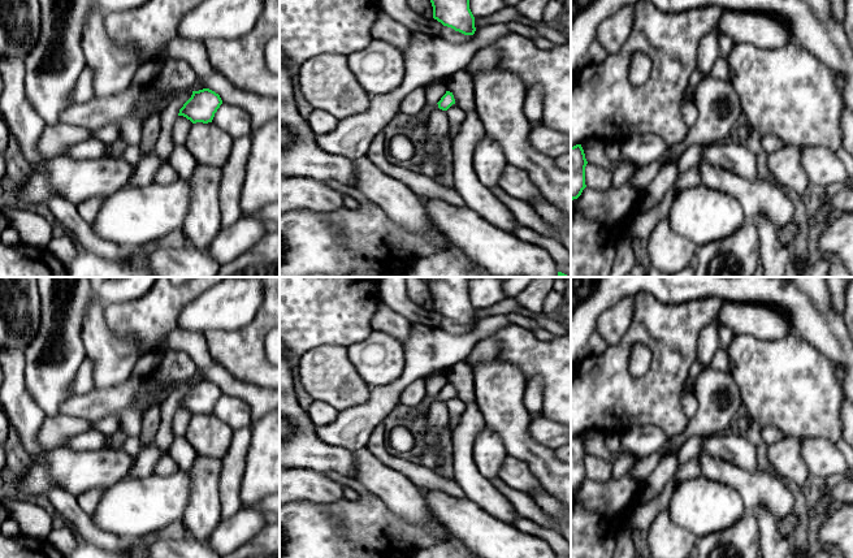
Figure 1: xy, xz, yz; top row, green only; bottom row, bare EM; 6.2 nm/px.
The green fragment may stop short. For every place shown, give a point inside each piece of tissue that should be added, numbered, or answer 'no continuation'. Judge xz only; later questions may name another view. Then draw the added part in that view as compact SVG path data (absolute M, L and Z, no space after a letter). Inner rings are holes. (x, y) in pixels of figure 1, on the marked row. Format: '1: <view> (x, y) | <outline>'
1: xz (428, 108) | M425 104L417 114L429 116L434 109L438 109L438 104Z

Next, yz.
no continuation

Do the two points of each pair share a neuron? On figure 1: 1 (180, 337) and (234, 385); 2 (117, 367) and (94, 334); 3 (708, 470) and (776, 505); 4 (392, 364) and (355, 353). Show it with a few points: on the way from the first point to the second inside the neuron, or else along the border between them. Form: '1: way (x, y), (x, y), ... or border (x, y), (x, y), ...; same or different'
1: way (193, 349), (221, 376); same
2: way (112, 359), (100, 342); same
3: way (724, 472), (760, 488); same
4: way (382, 363), (377, 358), (364, 357); same

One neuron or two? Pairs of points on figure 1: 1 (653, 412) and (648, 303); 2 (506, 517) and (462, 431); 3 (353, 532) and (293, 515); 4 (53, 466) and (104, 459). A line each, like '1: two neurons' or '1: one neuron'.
1: one neuron
2: one neuron
3: one neuron
4: one neuron

